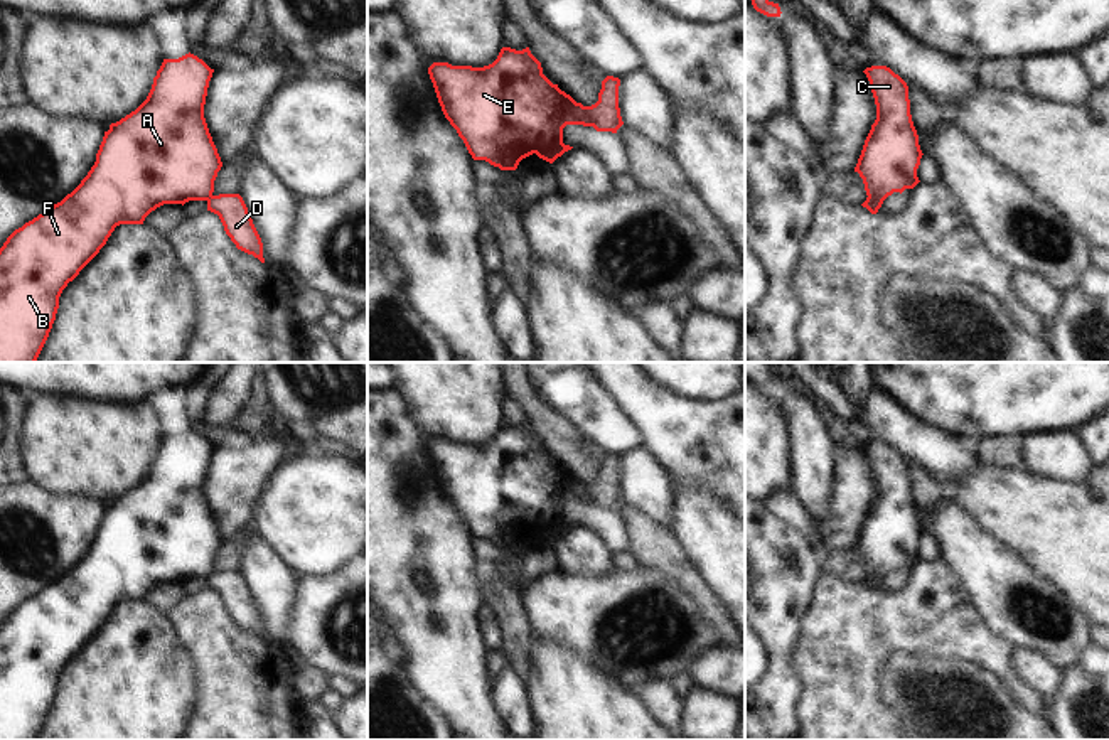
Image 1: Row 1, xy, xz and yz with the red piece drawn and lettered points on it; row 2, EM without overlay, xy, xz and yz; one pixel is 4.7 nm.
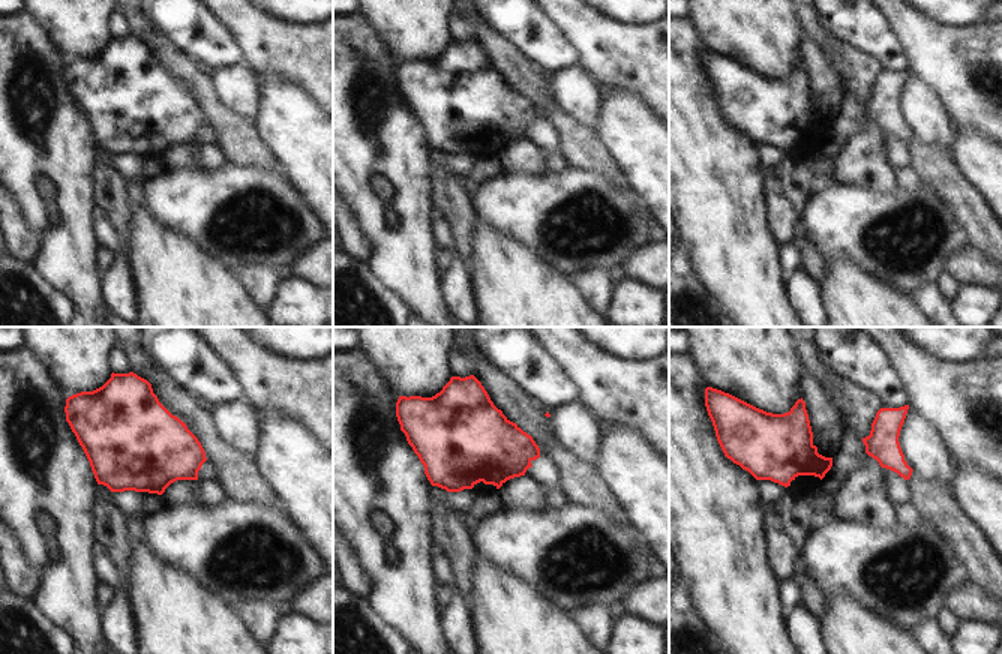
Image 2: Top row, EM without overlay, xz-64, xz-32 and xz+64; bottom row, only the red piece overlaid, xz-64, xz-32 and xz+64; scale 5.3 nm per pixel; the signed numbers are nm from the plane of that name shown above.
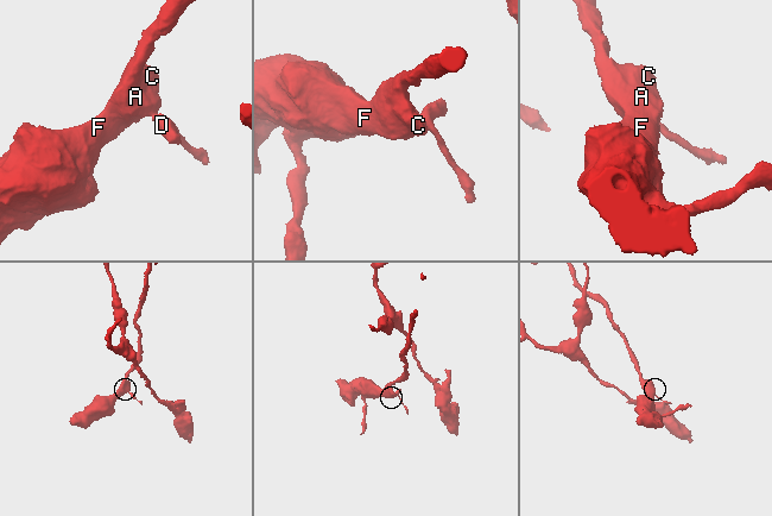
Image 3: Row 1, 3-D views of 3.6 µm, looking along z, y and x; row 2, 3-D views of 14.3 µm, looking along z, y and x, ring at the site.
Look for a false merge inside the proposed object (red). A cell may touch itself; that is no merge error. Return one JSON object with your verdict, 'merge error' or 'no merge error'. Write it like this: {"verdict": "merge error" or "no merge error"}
{"verdict": "merge error"}

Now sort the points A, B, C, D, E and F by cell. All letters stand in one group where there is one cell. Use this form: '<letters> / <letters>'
A B C E F / D

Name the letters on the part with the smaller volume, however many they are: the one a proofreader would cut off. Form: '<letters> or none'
D

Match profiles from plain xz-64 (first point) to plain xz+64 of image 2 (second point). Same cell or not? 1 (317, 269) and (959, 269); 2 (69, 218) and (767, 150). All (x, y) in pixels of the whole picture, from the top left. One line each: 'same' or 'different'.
1: same
2: different

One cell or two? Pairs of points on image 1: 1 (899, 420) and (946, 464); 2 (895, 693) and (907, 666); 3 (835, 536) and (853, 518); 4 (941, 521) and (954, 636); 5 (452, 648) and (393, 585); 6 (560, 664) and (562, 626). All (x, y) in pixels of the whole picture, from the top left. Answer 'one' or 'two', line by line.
1: one
2: one
3: one
4: two
5: one
6: two

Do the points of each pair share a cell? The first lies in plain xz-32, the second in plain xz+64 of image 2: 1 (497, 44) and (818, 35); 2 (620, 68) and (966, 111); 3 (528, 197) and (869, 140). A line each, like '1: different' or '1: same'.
1: same
2: same
3: different

